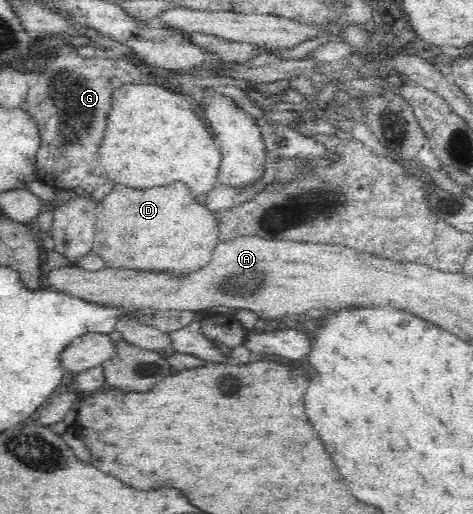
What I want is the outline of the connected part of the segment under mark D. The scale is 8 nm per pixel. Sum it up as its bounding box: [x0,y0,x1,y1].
[92,181,219,275]

